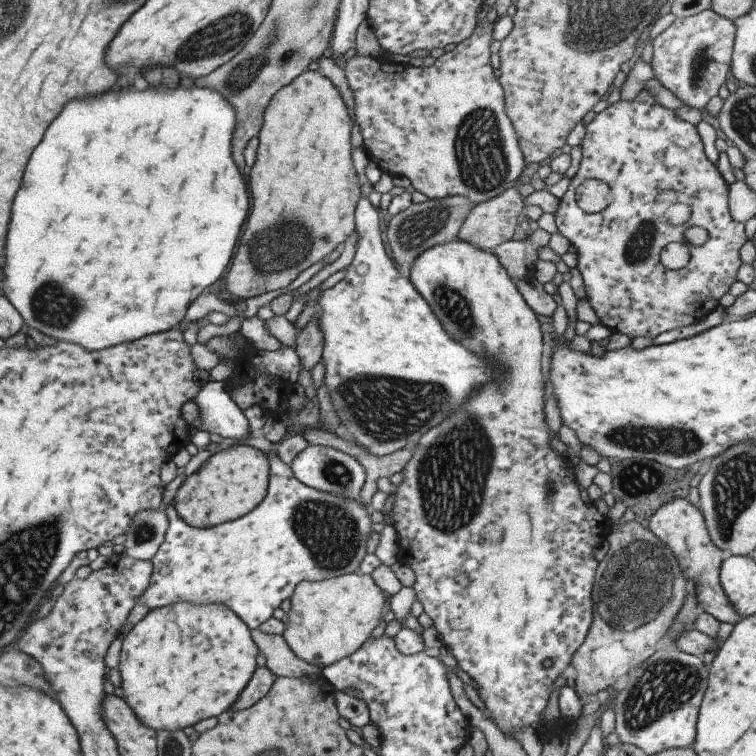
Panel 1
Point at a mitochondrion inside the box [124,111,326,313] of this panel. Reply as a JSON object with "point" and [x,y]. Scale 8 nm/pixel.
{"point":[277,247]}

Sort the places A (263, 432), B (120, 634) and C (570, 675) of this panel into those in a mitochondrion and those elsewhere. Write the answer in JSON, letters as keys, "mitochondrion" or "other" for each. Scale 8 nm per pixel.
{"A":"other","B":"other","C":"other"}

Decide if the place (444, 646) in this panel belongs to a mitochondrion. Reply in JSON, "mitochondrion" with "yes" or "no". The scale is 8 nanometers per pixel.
{"mitochondrion":"no"}

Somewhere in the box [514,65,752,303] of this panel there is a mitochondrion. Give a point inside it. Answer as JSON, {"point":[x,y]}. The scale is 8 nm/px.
{"point":[638,250]}

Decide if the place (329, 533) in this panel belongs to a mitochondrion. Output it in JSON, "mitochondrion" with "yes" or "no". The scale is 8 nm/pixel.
{"mitochondrion":"yes"}

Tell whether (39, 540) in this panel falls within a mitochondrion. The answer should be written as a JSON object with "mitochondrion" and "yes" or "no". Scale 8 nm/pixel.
{"mitochondrion":"yes"}

